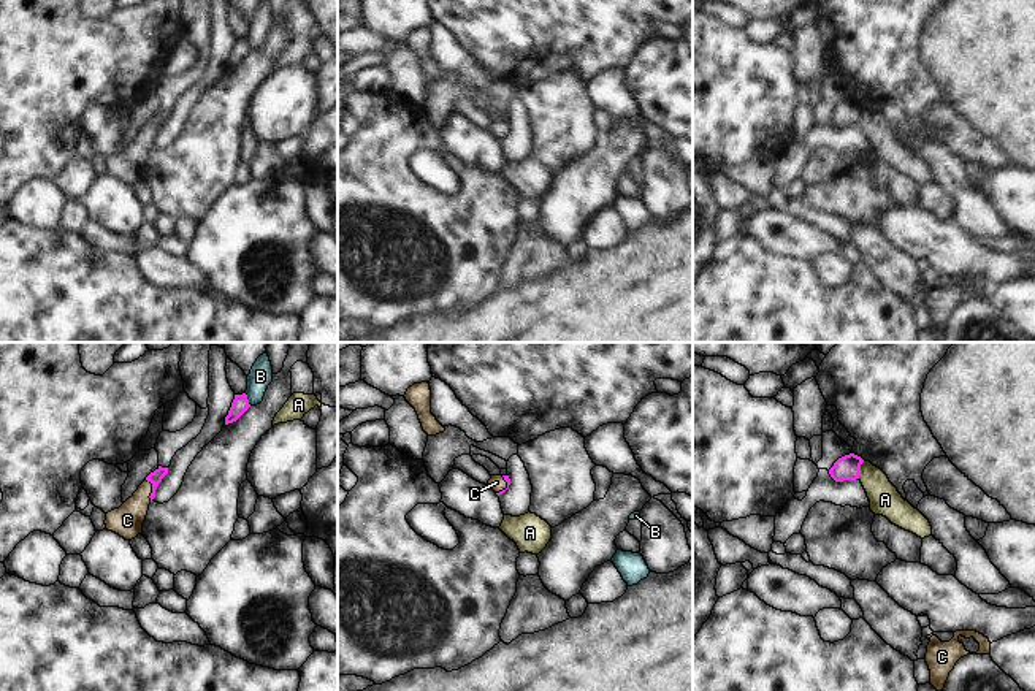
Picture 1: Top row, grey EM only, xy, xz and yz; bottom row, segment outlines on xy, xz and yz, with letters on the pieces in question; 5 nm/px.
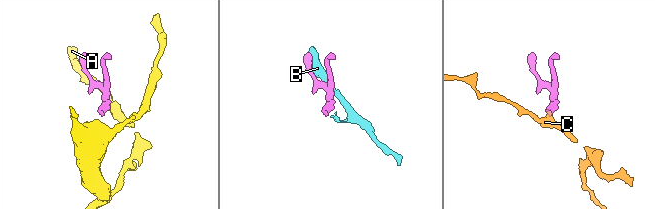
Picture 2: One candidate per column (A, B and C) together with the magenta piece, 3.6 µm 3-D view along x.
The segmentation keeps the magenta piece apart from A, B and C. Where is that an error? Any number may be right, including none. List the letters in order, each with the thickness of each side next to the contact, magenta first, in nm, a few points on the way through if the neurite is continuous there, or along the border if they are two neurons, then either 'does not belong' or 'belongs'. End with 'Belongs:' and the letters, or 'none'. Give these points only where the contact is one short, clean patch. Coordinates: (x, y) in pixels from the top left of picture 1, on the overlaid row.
A: 130/160 nm | does not belong
B: 90/120 nm | does not belong
C: 70/160 nm | across xy (154, 477), (152, 490), (127, 520) | belongs
Belongs: C

